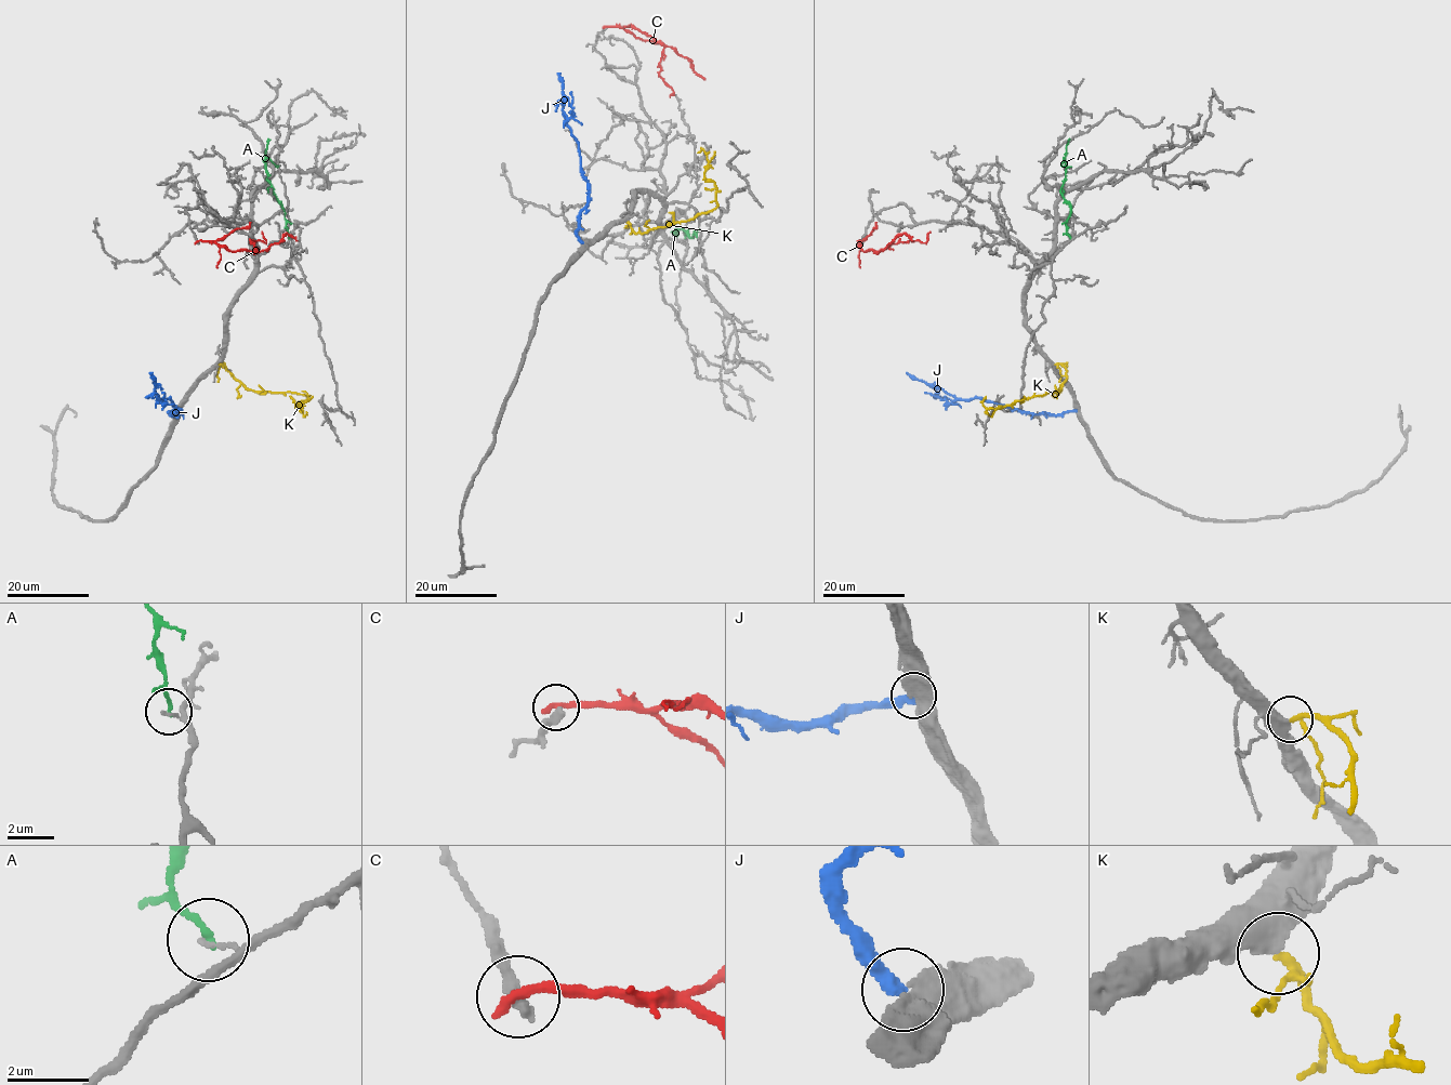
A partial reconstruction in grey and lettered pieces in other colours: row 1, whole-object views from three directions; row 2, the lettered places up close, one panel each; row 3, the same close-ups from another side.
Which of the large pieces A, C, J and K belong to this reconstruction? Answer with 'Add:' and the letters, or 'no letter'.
Add: K

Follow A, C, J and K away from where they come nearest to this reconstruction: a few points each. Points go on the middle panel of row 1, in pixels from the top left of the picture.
A: (697, 237), (696, 233), (690, 237), (681, 227), (674, 230), (682, 227), (685, 238)
C: (605, 27), (634, 27), (662, 45), (659, 75), (674, 94), (670, 96)
J: (583, 243), (577, 229), (589, 187), (578, 141), (563, 108), (563, 80), (557, 73)
K: (628, 222), (635, 233), (647, 233), (713, 210), (716, 187), (703, 174), (707, 155), (697, 153)

